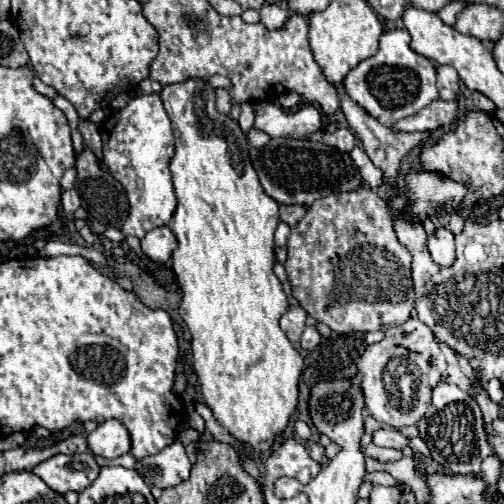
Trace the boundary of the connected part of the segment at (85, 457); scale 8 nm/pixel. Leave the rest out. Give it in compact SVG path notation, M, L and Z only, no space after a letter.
M91 452L85 454L57 454L31 470L39 476L51 490L65 494L69 490L81 492L85 490L99 474L99 464L95 462Z

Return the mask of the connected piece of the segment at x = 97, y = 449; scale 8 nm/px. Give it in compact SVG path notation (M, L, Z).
M107 420L99 424L87 436L87 440L89 440L89 450L107 460L113 460L131 452L129 430L119 420Z

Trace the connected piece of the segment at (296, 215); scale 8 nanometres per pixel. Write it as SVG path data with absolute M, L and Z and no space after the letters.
M283 204L281 208L279 208L279 214L281 214L281 220L283 222L287 222L289 226L295 226L301 218L303 218L303 214L305 214L305 206L299 206L299 204Z

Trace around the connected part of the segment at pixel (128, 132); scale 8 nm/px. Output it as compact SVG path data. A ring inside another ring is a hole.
M135 96L123 110L115 112L99 128L103 138L101 164L115 180L123 184L129 200L129 218L125 220L121 232L125 236L131 234L143 238L149 230L167 226L177 206L173 180L169 176L169 160L175 152L175 136L161 96Z

